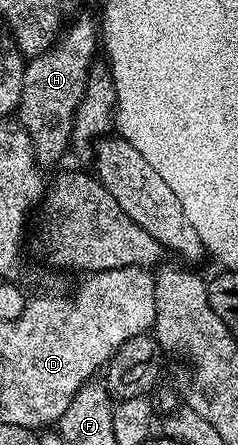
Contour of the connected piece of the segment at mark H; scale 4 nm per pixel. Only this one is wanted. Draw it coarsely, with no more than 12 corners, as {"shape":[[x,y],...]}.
{"shape":[[68,22],[23,68],[17,122],[48,169],[72,146],[97,23]]}

